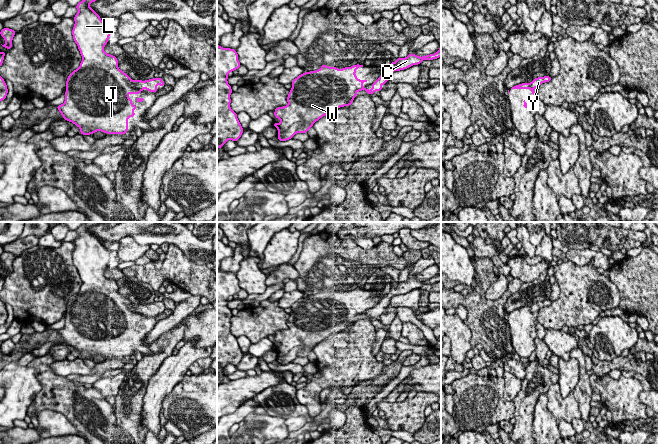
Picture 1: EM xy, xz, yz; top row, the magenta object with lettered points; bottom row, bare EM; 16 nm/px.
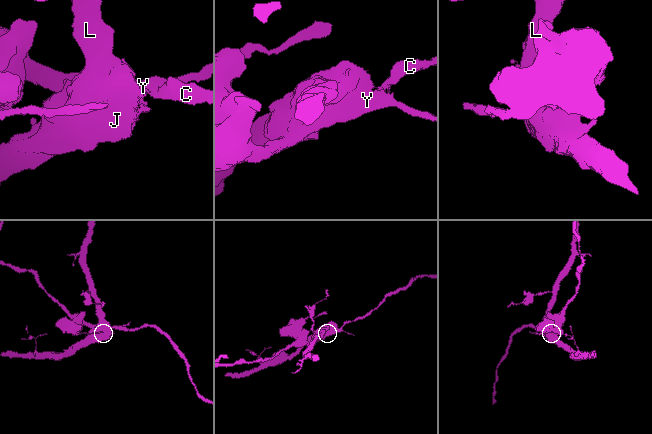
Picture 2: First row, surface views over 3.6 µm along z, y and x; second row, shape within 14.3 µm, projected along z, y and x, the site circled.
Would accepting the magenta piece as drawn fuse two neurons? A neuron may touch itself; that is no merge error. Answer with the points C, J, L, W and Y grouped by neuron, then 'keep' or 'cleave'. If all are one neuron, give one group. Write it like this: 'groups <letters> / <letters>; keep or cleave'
groups C Y / J L W; cleave

